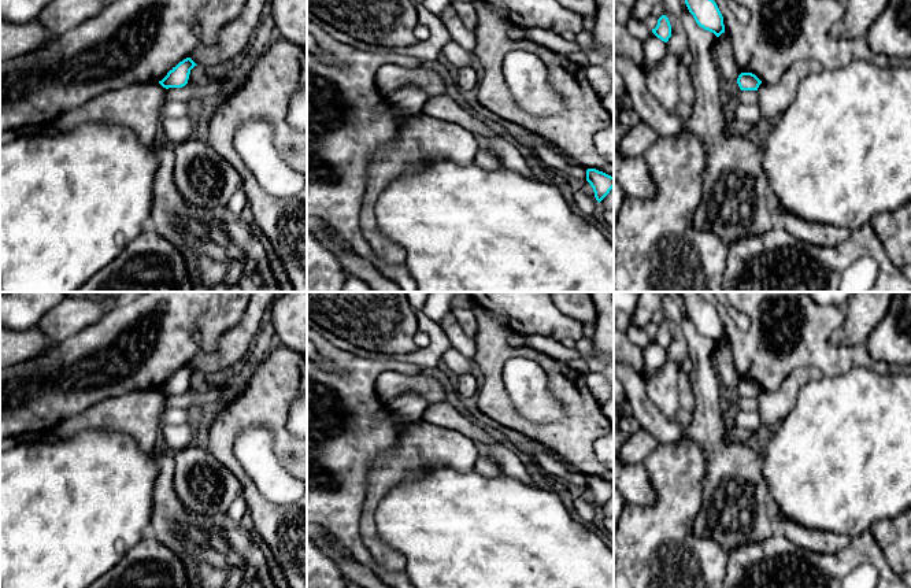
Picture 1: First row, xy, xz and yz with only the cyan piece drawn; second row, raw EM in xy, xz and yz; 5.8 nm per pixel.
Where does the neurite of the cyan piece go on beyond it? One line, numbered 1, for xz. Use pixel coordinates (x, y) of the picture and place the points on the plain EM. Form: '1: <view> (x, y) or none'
1: none

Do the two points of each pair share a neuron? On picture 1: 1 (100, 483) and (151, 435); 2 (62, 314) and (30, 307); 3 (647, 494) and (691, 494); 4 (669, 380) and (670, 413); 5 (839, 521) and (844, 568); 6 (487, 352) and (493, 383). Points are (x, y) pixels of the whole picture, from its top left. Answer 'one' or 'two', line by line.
1: two
2: two
3: two
4: one
5: two
6: one

